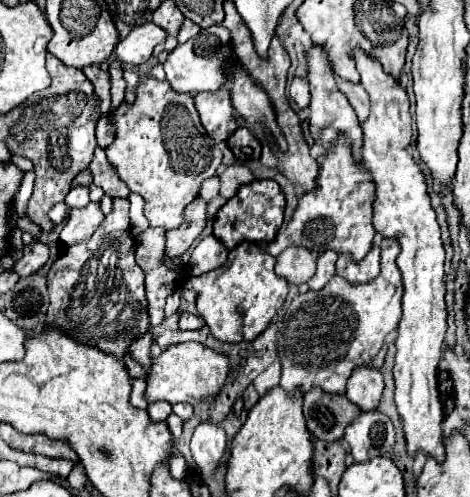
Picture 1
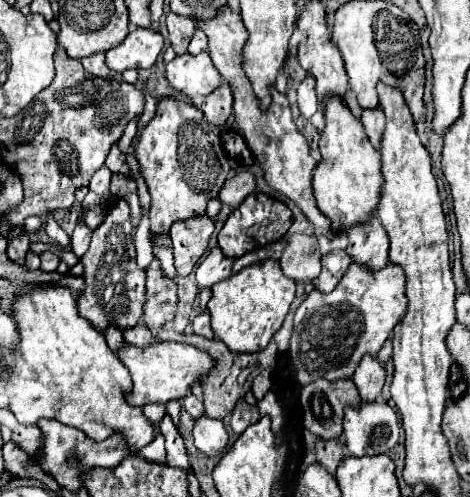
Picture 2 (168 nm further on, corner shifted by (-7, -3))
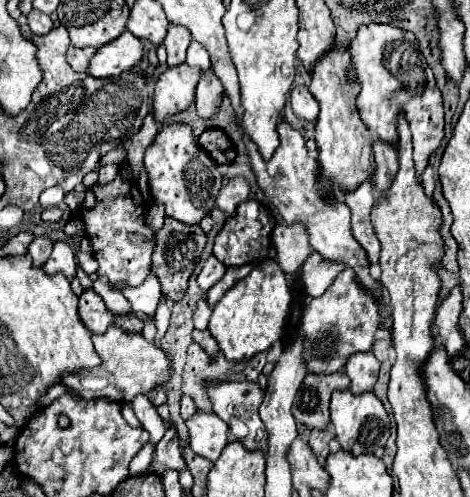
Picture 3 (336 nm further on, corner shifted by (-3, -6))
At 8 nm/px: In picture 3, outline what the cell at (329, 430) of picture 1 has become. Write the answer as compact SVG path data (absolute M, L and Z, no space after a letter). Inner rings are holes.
M344 372L336 374L308 374L294 398L292 414L308 428L326 430L330 424L330 396L336 390L346 390L350 378Z

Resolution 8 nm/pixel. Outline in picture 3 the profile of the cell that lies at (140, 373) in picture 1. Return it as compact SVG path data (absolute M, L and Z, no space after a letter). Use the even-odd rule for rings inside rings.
M86 290L80 296L80 318L86 322L88 330L92 330L94 334L106 332L106 328L114 322L112 312L108 312L102 298L94 294L94 290Z

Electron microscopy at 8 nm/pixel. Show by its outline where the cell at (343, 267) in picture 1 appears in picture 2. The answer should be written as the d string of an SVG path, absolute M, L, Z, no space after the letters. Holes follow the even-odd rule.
M376 217L368 225L352 227L346 235L346 251L354 263L364 265L370 271L384 269L388 265L388 235Z

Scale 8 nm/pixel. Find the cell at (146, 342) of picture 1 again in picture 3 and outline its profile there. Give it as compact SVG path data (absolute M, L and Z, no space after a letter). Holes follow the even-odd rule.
M122 314L122 316L116 316L114 322L120 324L124 330L130 330L130 332L142 332L142 328L144 328L144 320L138 318L136 314Z

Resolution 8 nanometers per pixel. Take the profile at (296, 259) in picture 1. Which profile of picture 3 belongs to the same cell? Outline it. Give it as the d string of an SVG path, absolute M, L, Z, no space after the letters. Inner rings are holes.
M276 224L272 230L272 244L278 250L278 264L284 272L296 274L310 254L308 232L302 224Z

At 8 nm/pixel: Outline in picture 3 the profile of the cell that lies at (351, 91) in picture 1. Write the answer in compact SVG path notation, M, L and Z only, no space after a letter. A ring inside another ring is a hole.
M374 140L374 162L376 162L376 170L374 170L374 184L376 184L376 194L382 196L388 186L392 184L392 176L396 176L396 150L392 150L390 144Z

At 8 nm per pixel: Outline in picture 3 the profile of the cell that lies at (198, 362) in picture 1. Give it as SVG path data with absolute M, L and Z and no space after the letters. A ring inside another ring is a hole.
M110 324L104 334L92 334L92 342L102 364L90 370L78 370L60 376L60 384L76 390L86 400L110 398L116 402L130 402L136 394L146 394L150 388L162 386L170 376L168 356L142 334L126 332L120 326Z

